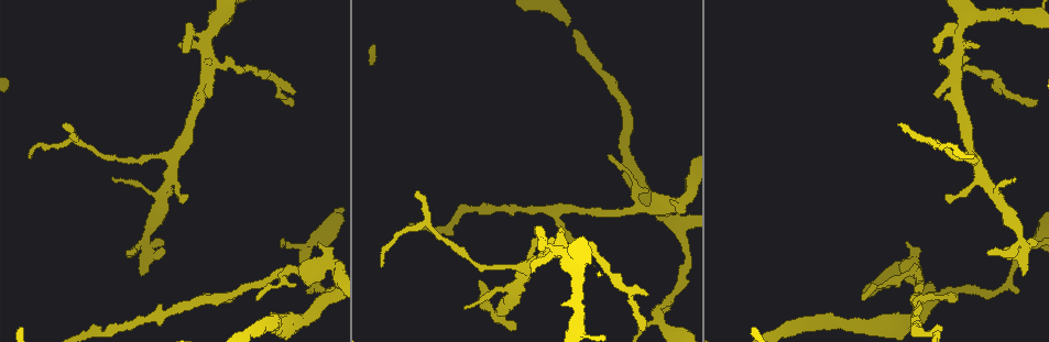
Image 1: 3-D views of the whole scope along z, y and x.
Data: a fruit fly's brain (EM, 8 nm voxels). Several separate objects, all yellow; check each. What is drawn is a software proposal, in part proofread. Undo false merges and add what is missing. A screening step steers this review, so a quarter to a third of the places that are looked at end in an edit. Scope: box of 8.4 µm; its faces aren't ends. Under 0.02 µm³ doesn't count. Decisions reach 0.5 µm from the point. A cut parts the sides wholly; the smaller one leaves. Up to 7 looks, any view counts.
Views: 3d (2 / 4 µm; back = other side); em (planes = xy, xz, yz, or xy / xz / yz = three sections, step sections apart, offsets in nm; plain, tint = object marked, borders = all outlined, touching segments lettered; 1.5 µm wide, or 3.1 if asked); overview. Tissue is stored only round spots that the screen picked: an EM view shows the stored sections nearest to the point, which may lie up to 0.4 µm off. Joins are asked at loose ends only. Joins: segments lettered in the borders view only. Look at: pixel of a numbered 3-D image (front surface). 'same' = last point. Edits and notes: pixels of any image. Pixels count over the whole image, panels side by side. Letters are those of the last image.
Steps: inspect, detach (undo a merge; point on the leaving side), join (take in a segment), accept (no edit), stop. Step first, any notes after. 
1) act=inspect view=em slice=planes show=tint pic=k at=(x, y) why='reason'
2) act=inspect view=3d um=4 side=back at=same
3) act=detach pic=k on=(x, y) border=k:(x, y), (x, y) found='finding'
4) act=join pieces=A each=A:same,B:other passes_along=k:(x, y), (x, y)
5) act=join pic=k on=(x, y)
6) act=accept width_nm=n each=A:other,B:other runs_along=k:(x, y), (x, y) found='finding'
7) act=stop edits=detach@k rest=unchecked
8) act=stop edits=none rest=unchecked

act=inspect view=3d um=4 pic=1 at=(126, 255)

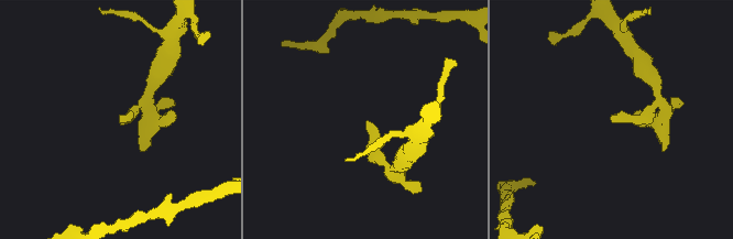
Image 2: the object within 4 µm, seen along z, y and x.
act=inspect view=em slice=planes show=borders pic=2 at=(119, 121)

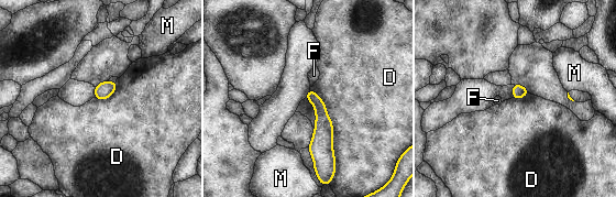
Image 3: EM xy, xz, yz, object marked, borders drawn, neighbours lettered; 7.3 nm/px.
act=accept each=D:other,F:other,M:other found='none of them fits'

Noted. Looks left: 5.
act=inspect view=em slice=yz step=8 show=borders pic=1 at=(256, 300) why='branch stops here'

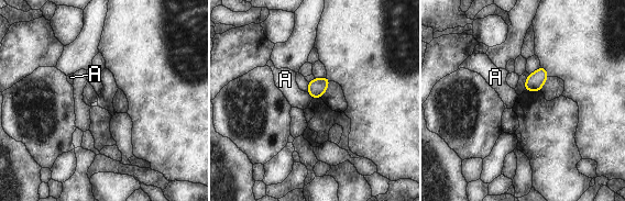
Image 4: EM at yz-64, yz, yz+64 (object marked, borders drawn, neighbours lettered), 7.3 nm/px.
act=accept width_nm=130 each=A:other border=4:(307, 92), (313, 98) found='none of them fits'

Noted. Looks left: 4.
act=inspect view=em slice=planes show=borders pic=1 at=(656, 322)

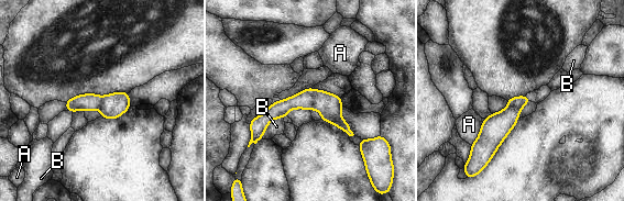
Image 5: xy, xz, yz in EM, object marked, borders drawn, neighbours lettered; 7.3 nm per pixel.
act=detach pic=5 on=(303, 100) width_nm=140 each=A:other,B:other found='a second cell is stuck on'

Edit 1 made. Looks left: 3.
act=stop edits=detach@5 rest=unchecked

